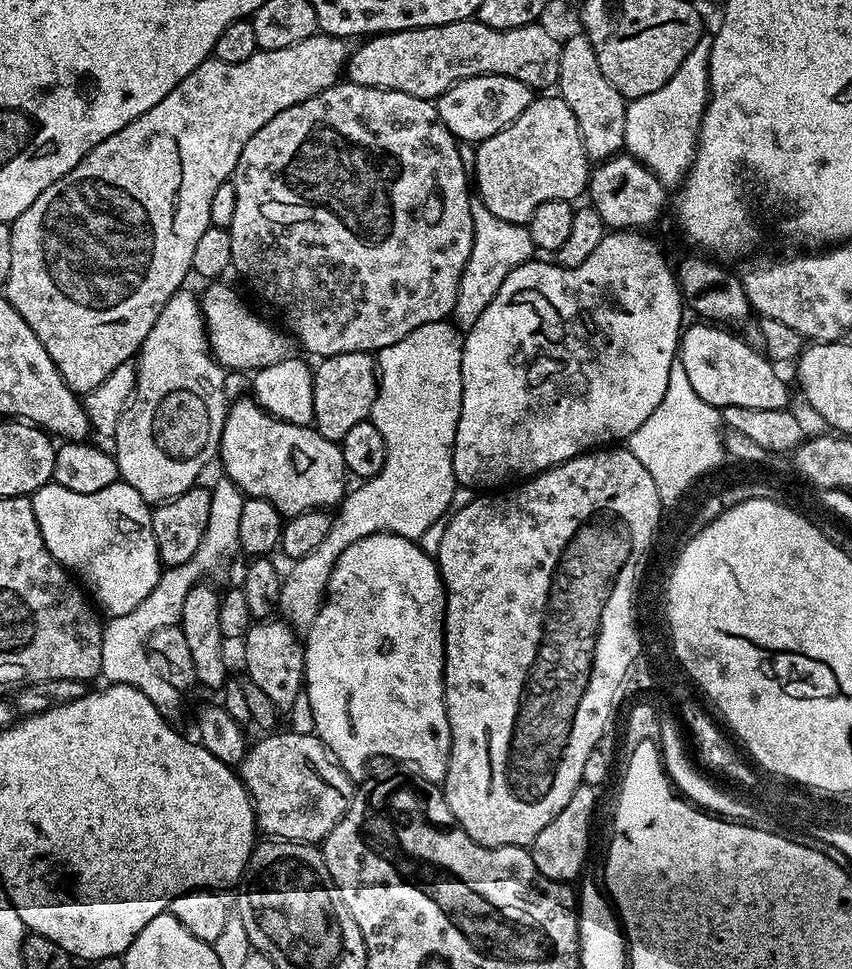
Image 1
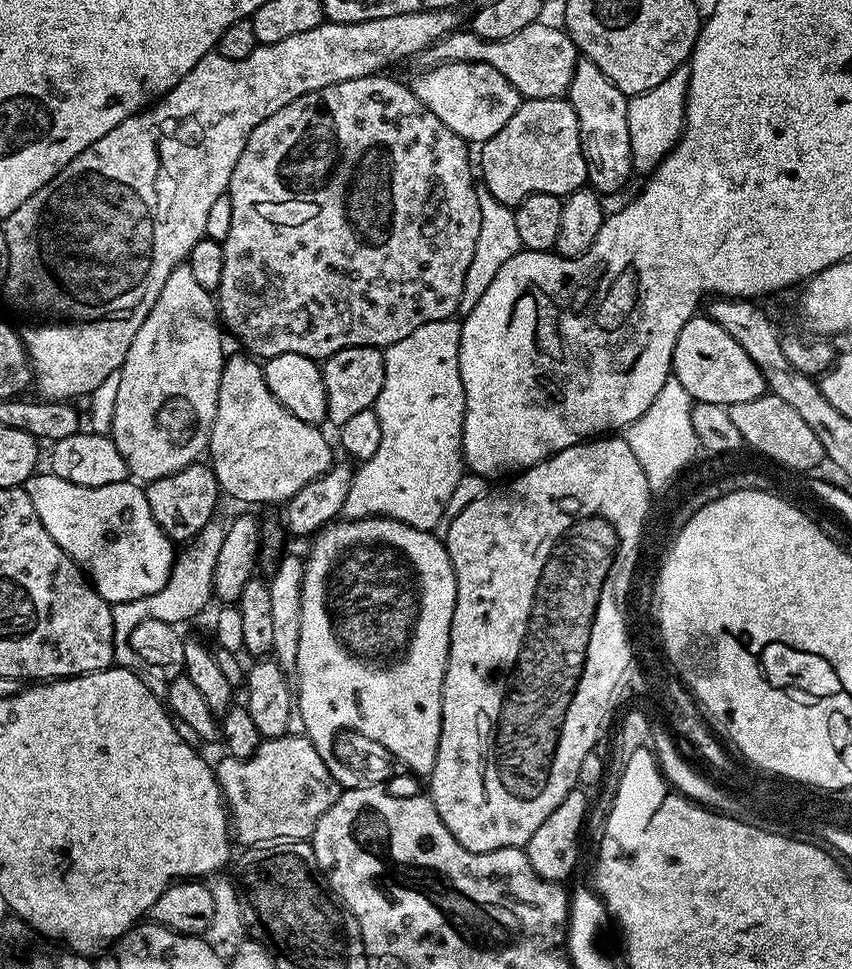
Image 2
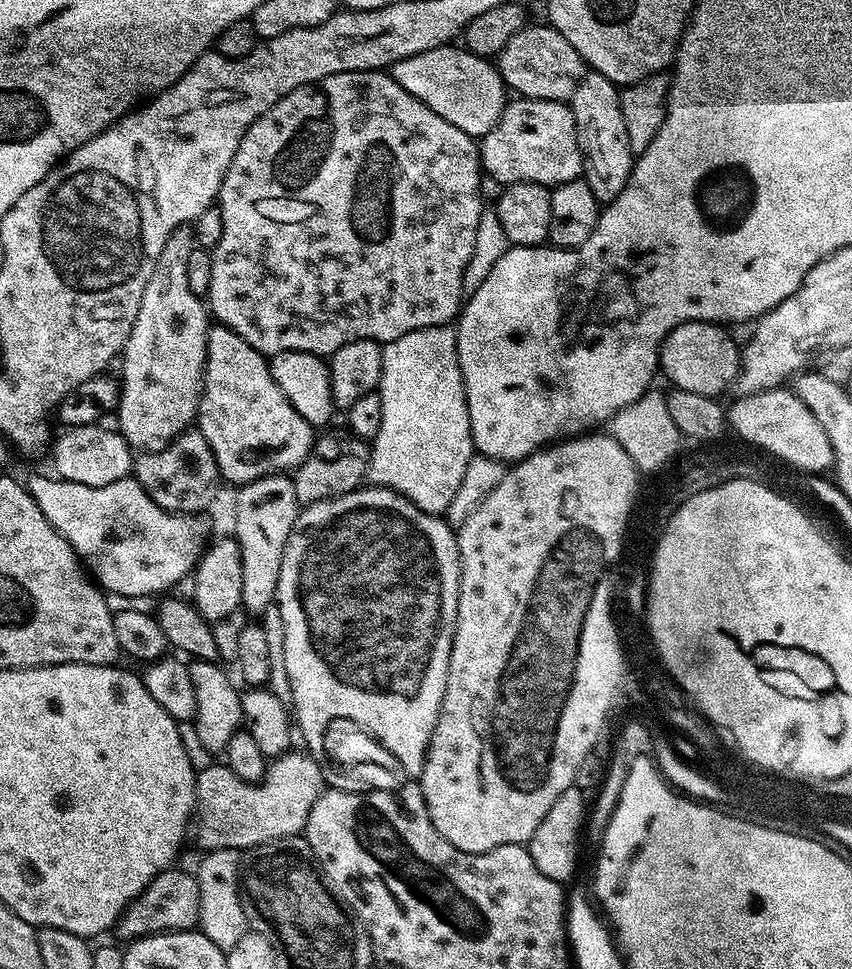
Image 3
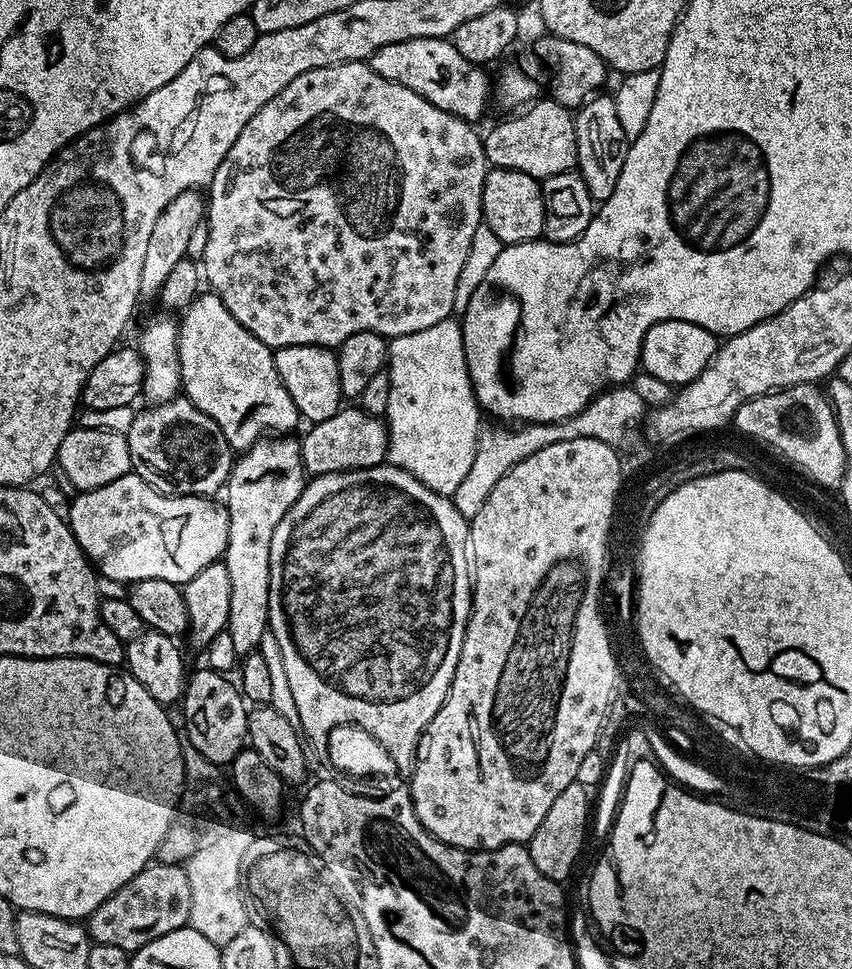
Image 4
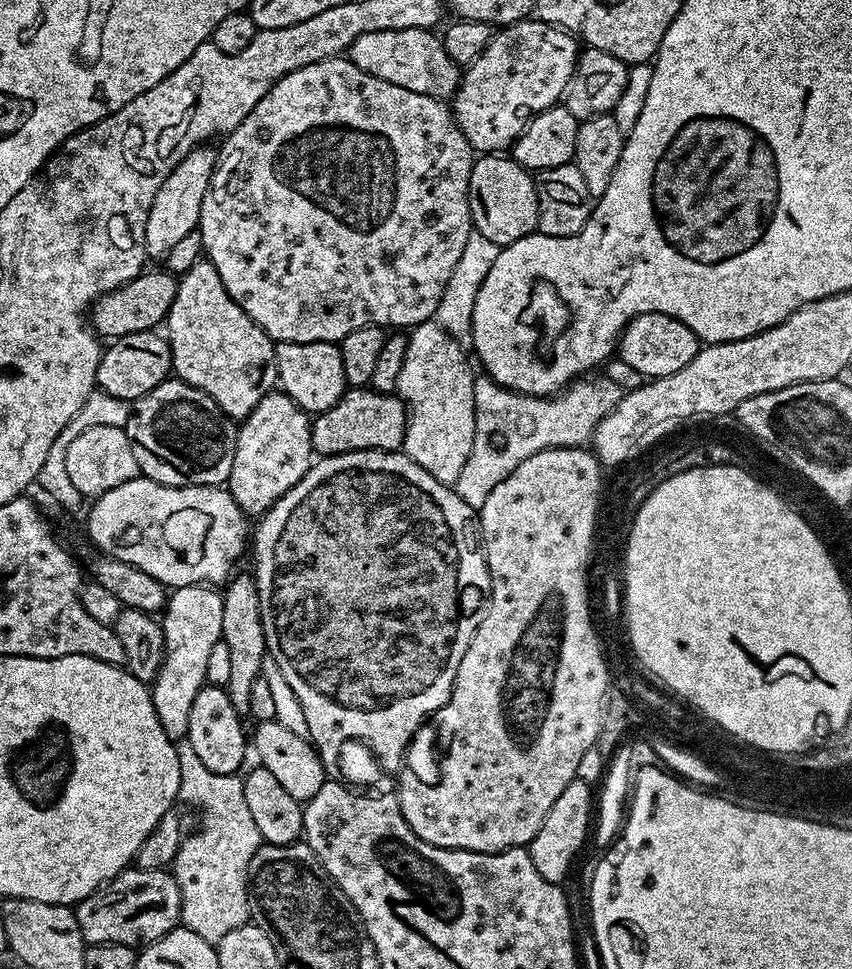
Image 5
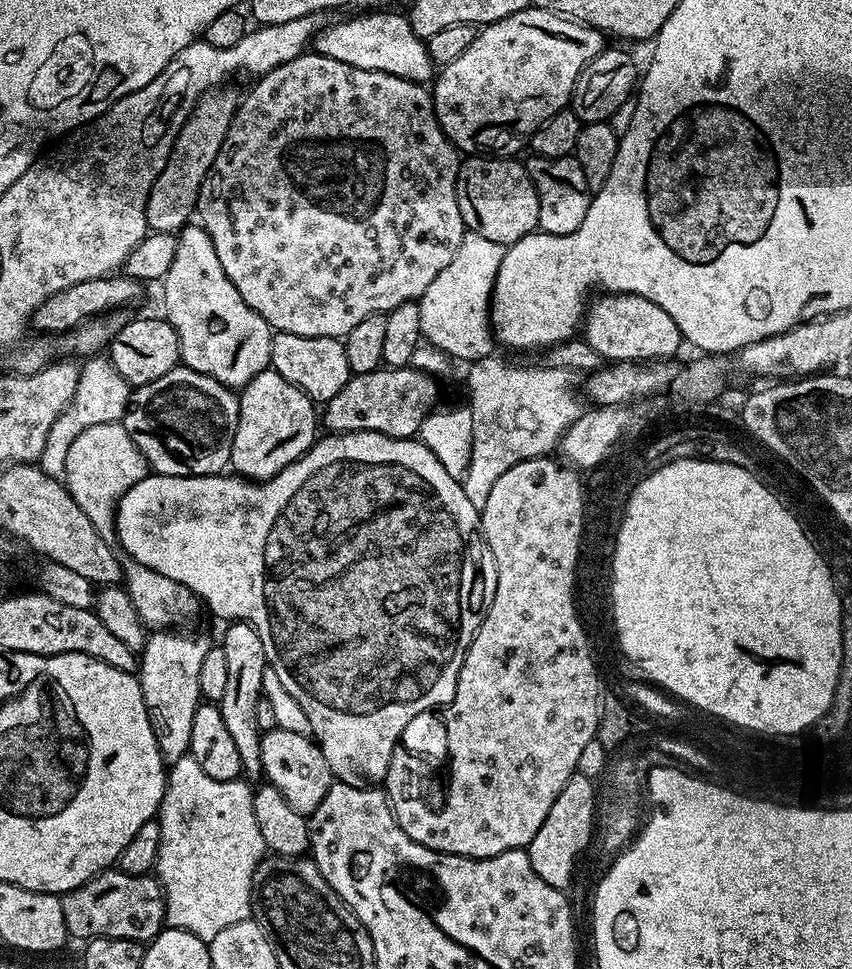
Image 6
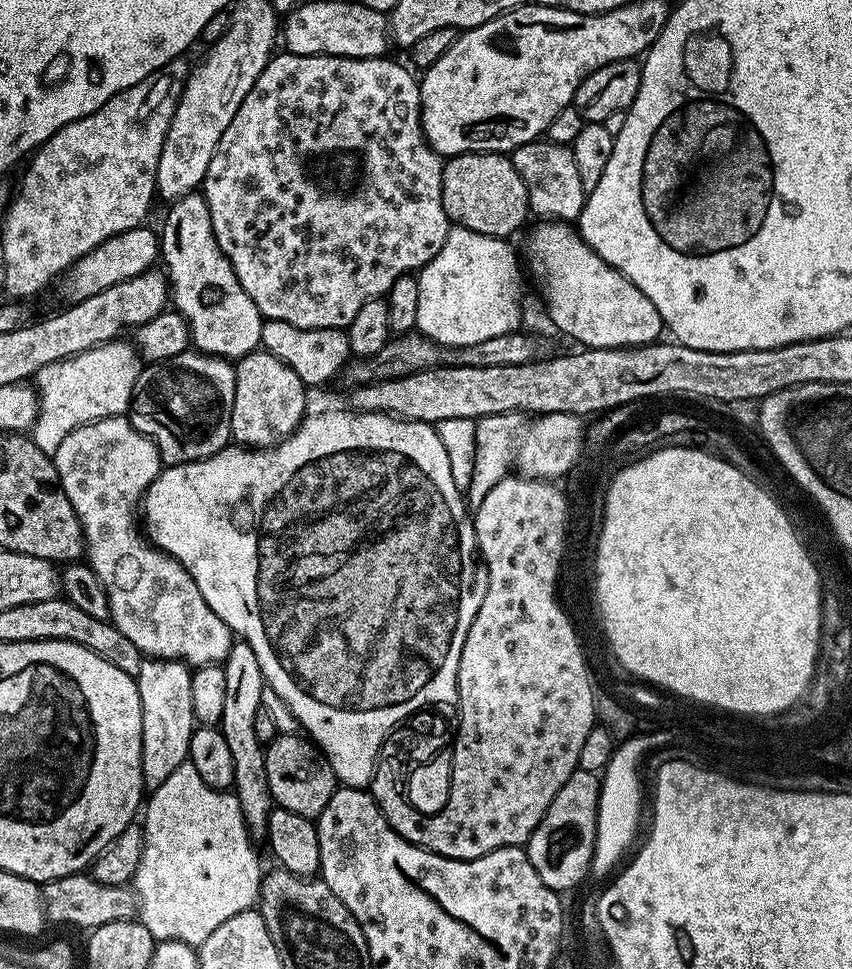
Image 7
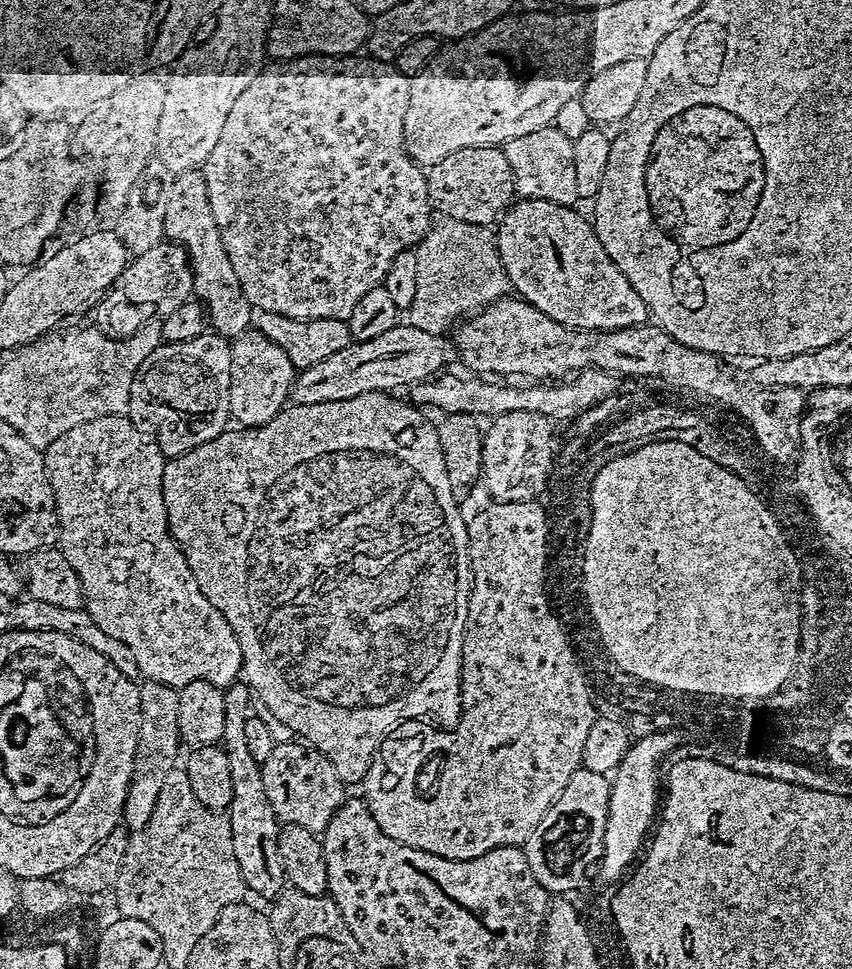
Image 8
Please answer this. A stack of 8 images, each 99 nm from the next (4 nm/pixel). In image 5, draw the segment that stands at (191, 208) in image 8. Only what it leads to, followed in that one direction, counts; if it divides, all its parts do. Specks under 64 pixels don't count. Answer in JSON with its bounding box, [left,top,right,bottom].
[166,258,276,421]

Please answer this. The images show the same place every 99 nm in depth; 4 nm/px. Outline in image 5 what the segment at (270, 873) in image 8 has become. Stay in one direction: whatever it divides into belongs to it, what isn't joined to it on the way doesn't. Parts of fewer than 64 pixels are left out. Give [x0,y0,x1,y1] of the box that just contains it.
[222,575,267,713]

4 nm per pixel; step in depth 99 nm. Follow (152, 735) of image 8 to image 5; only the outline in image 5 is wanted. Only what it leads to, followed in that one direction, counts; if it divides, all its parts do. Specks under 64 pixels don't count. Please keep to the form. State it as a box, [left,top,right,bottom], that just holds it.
[150,584,224,742]

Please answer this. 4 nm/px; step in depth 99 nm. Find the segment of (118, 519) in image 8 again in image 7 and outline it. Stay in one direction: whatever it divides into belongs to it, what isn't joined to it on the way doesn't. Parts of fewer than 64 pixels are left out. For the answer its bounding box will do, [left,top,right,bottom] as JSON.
[54,415,234,666]

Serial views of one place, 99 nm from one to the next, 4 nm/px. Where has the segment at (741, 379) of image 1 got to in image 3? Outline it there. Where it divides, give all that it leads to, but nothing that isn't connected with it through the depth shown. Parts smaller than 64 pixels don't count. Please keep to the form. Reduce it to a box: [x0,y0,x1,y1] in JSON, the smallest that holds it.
[659,320,741,397]

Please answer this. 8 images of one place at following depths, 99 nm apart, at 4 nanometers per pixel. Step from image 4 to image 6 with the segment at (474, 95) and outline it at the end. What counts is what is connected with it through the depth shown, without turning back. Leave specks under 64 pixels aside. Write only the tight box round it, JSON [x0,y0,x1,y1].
[315,10,434,85]

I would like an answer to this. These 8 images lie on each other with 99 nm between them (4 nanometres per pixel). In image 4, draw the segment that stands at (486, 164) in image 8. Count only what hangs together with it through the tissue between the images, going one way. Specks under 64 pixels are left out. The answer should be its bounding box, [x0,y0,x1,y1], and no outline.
[482,167,544,246]

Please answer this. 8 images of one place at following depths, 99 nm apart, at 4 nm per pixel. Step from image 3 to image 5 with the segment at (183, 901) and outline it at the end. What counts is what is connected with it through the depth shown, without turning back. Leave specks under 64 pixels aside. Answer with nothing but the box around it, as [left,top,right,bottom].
[74,866,181,946]

